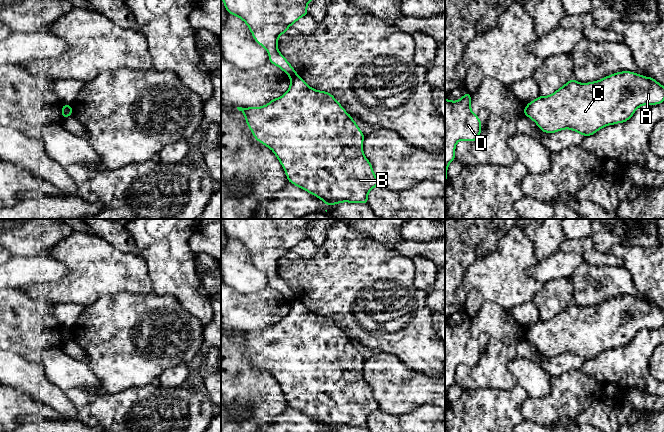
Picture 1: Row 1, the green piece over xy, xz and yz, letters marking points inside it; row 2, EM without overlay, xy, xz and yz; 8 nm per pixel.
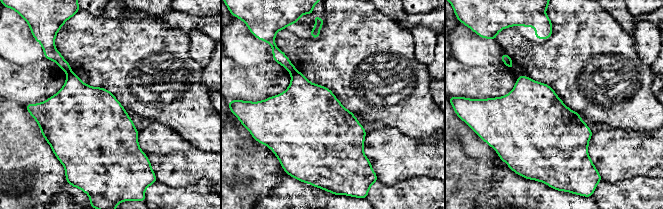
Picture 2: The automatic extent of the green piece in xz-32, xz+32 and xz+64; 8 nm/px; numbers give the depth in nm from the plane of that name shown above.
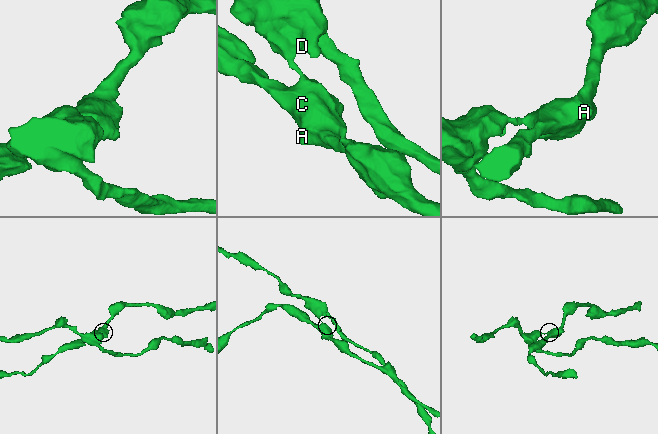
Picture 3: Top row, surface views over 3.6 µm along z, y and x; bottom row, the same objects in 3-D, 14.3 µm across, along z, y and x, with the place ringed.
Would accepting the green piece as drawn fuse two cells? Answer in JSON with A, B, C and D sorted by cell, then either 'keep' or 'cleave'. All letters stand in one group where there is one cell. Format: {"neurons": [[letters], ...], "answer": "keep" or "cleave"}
{"neurons": [["A", "B", "C"], ["D"]], "answer": "cleave"}

